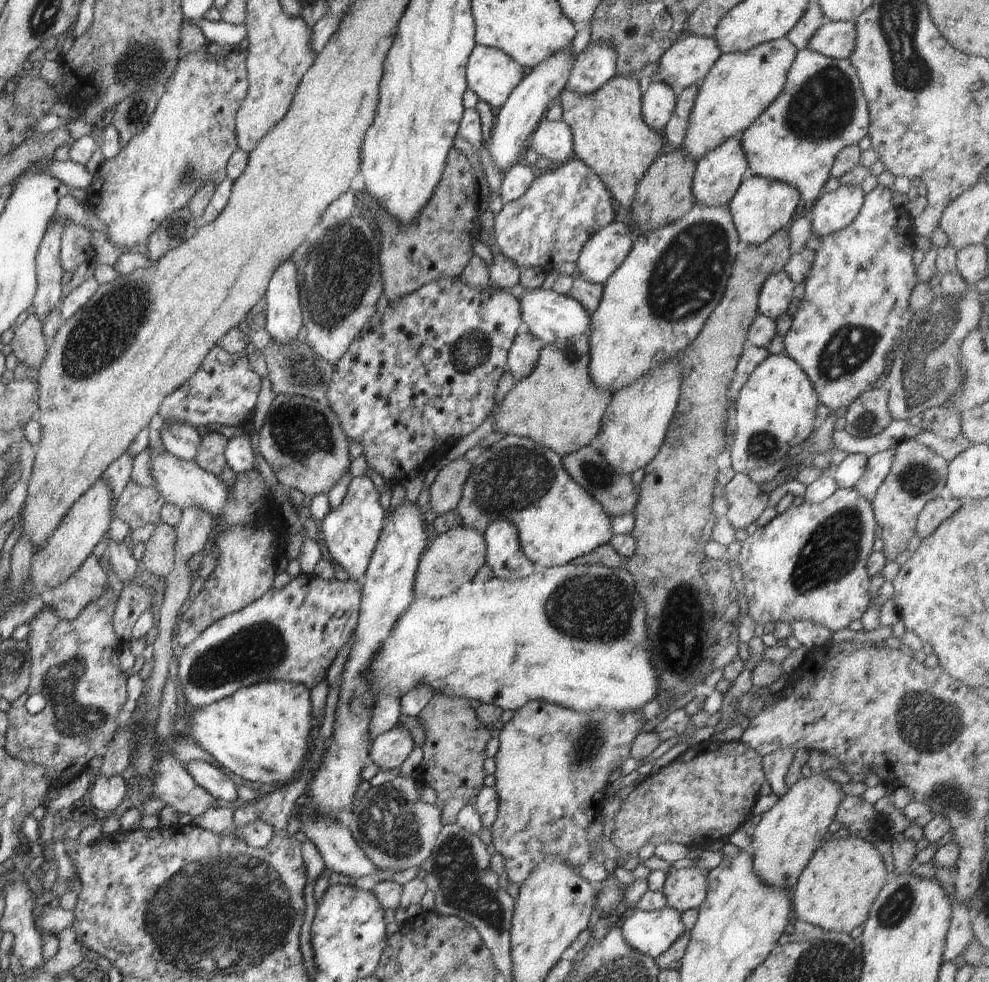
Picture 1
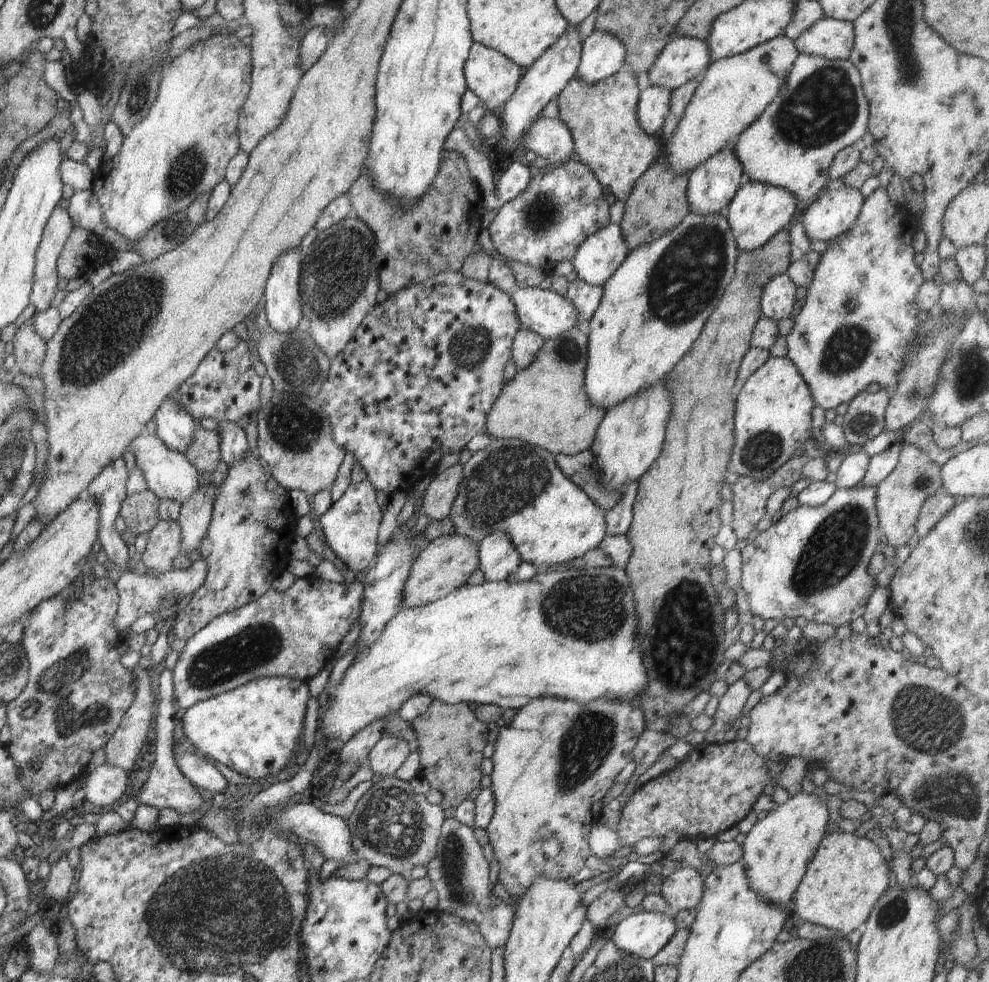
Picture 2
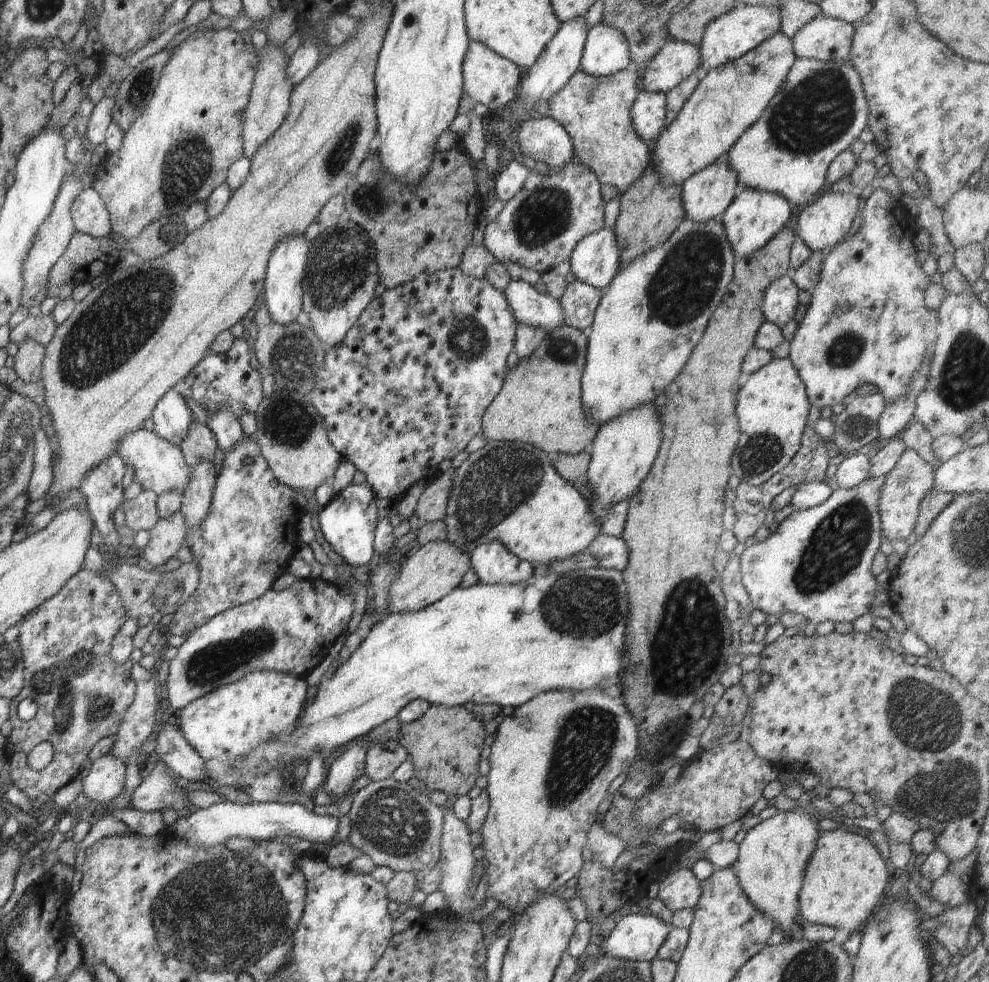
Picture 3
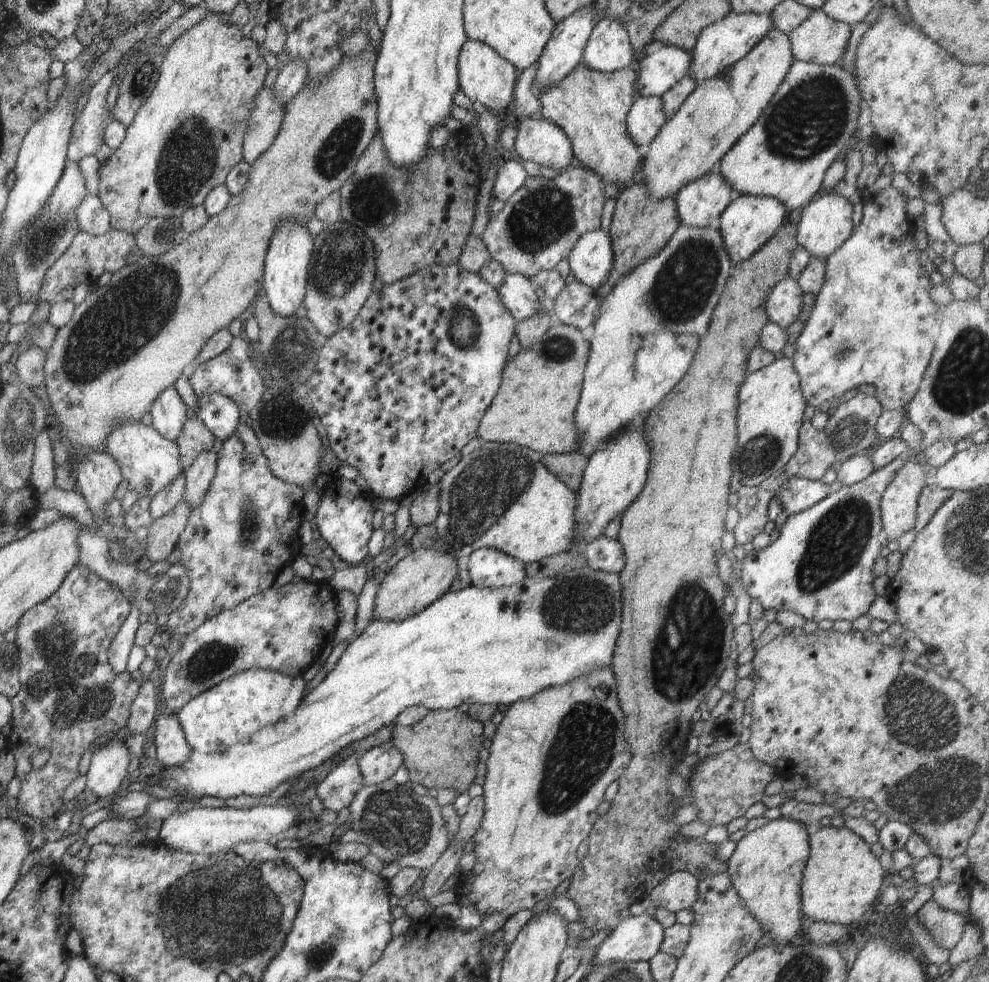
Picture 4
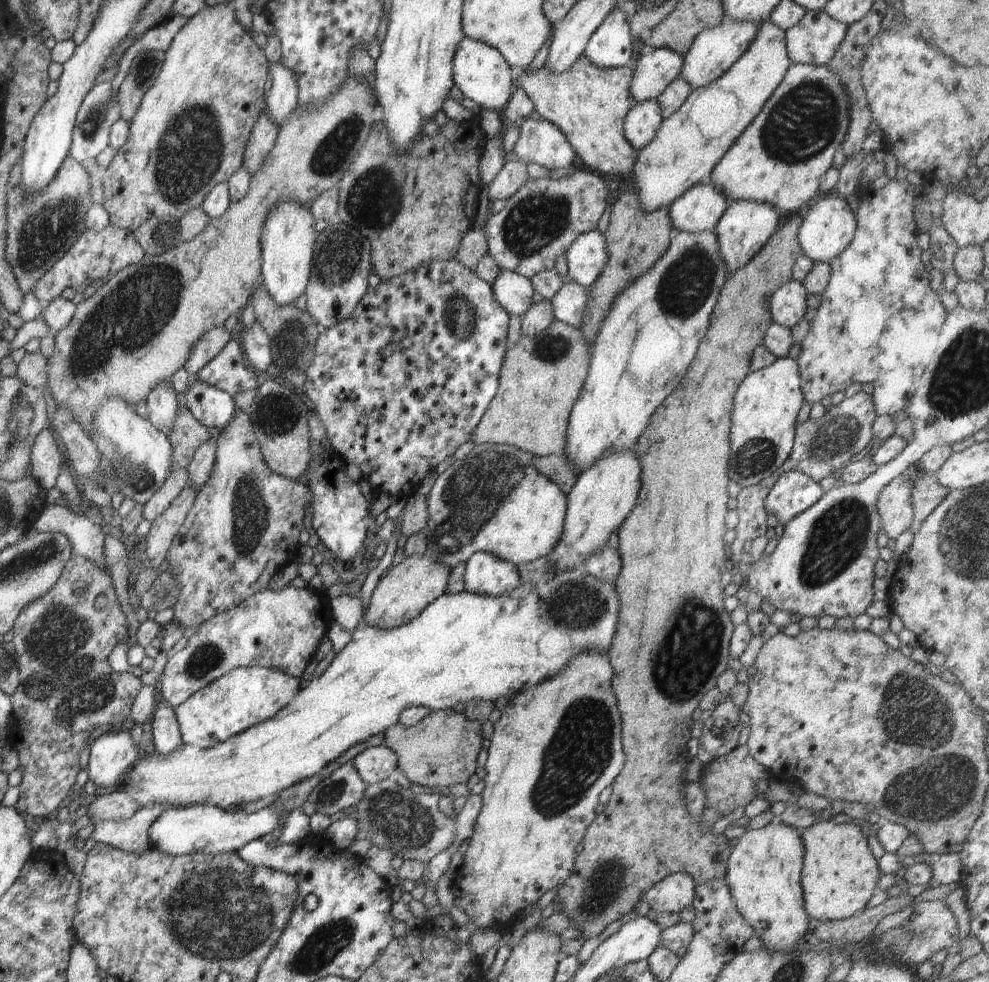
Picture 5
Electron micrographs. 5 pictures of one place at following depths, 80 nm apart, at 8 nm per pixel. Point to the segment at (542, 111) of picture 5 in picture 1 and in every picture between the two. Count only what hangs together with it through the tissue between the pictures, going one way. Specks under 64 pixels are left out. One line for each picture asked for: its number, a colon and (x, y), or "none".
1: (609, 134)
2: (602, 118)
3: (596, 112)
4: (591, 107)

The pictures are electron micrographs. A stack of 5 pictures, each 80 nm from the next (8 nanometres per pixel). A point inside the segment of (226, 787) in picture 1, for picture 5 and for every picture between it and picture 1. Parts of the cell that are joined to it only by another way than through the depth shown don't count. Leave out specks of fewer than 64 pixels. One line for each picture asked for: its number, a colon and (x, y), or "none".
2: (201, 773)
3: (185, 763)
4: (170, 744)
5: (165, 730)

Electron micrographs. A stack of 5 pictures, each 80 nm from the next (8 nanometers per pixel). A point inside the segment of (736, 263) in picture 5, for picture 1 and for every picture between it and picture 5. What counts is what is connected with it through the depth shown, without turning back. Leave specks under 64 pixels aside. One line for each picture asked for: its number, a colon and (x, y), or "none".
1: (760, 207)
2: (758, 211)
3: (754, 217)
4: (747, 224)

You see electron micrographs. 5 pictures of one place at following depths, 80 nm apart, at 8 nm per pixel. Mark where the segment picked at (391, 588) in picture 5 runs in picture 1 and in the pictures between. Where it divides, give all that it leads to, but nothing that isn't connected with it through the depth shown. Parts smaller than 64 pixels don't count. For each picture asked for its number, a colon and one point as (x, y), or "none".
1: (454, 557)
2: (446, 563)
3: (436, 568)
4: (416, 581)

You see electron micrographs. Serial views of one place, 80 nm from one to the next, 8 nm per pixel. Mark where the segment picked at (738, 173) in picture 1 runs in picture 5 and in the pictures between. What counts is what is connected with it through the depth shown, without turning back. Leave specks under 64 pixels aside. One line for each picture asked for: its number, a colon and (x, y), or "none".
2: (711, 186)
3: (705, 196)
4: (700, 204)
5: (700, 208)

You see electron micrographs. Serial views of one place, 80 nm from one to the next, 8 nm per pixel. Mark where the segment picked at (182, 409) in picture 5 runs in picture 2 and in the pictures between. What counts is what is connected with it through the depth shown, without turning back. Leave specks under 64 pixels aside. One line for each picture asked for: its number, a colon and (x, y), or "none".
2: (203, 452)
3: (199, 444)
4: (195, 437)

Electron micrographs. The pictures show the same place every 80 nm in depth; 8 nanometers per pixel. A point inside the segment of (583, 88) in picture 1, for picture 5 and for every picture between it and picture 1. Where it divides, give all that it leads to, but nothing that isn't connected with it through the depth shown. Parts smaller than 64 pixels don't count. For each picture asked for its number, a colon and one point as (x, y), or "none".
2: (603, 55)
3: (606, 51)
4: (608, 49)
5: (610, 46)

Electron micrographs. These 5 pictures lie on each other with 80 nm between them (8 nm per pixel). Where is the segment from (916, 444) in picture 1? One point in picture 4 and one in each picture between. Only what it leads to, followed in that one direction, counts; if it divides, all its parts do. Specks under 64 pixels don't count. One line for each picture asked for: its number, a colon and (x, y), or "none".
2: (900, 496)
3: (905, 485)
4: (898, 505)

